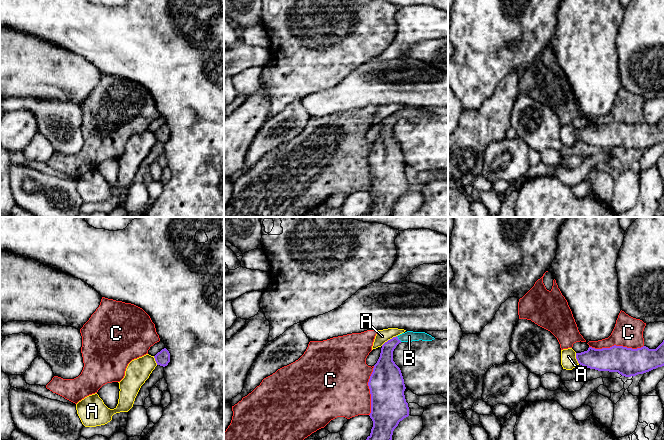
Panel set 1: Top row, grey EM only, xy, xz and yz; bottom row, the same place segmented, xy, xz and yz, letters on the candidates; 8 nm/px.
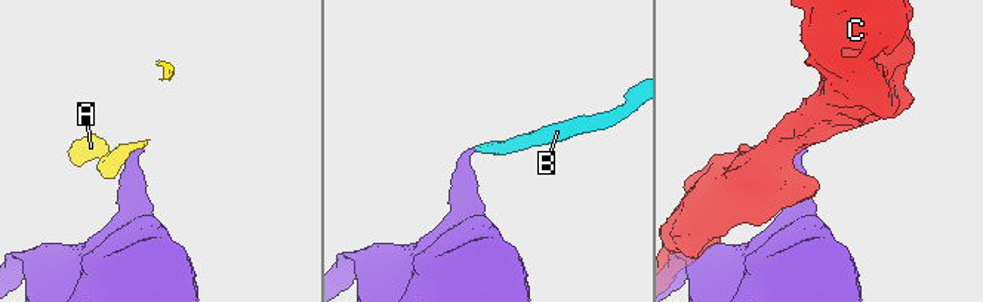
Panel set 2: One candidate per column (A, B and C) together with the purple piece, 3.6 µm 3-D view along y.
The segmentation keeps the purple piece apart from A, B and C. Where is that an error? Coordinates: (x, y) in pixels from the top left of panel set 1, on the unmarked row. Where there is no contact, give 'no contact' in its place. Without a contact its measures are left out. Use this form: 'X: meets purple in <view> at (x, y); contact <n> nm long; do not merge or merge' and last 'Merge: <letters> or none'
A: meets purple in xz at (388, 116); contact 150 nm long; do not merge
B: meets purple in xz at (398, 115); contact 60 nm long; merge
C: meets purple in yz at (616, 122); contact 440 nm long; do not merge
Merge: B

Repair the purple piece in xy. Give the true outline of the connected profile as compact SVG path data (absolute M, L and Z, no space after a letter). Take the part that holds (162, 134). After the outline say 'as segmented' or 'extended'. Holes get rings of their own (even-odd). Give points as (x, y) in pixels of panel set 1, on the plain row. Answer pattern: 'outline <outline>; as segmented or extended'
outline M164 124L160 128L158 128L154 132L154 134L155 134L157 141L165 143L170 138L170 129L166 124Z; as segmented

